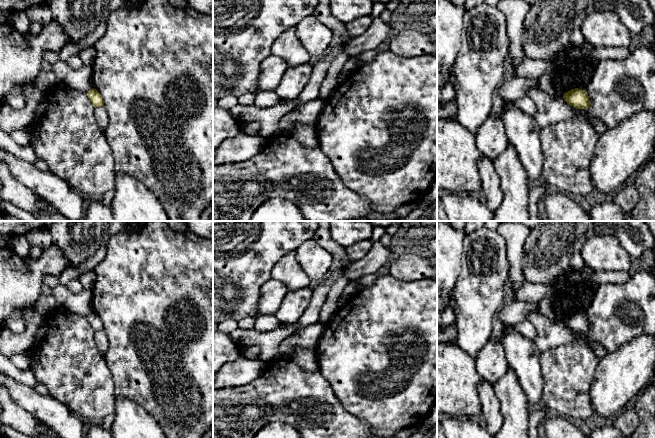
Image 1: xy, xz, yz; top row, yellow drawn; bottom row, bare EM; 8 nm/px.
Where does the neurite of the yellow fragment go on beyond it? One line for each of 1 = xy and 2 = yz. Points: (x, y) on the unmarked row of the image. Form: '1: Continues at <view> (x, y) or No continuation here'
1: No continuation here
2: No continuation here

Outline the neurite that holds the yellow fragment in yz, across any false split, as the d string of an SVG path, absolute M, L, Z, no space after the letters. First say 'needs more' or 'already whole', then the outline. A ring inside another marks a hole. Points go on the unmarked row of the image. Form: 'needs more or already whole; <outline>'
already whole; M578 312L572 313L563 319L563 323L576 333L588 333L591 329L588 317Z

